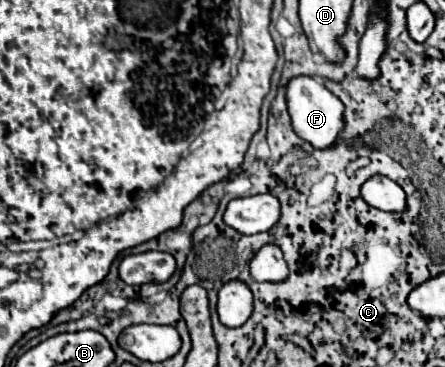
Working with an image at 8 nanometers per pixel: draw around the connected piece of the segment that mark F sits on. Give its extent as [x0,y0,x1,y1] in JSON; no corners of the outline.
[286,77,344,149]

